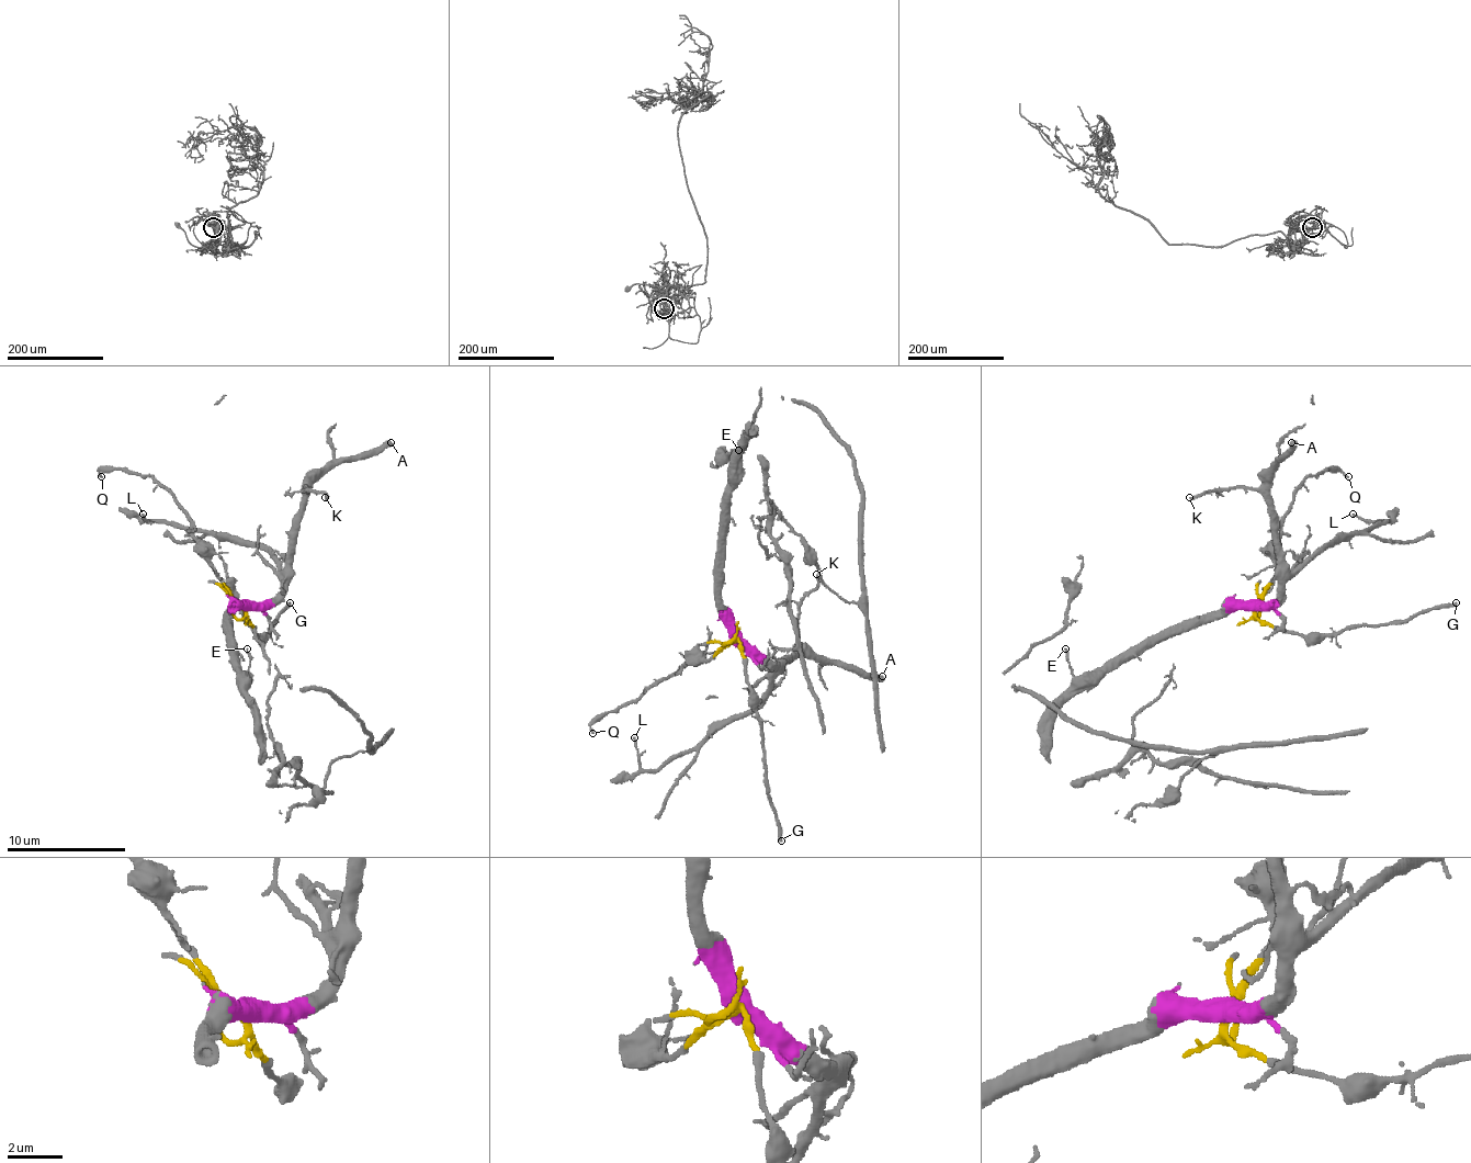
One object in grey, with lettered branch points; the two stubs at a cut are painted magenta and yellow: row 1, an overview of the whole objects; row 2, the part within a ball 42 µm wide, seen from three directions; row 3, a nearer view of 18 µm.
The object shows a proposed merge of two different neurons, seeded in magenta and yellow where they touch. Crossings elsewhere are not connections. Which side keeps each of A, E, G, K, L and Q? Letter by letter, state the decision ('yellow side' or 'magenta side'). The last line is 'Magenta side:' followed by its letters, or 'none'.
A: magenta side
E: magenta side
G: yellow side
K: magenta side
L: magenta side
Q: yellow side
Magenta side: A, E, K, L

